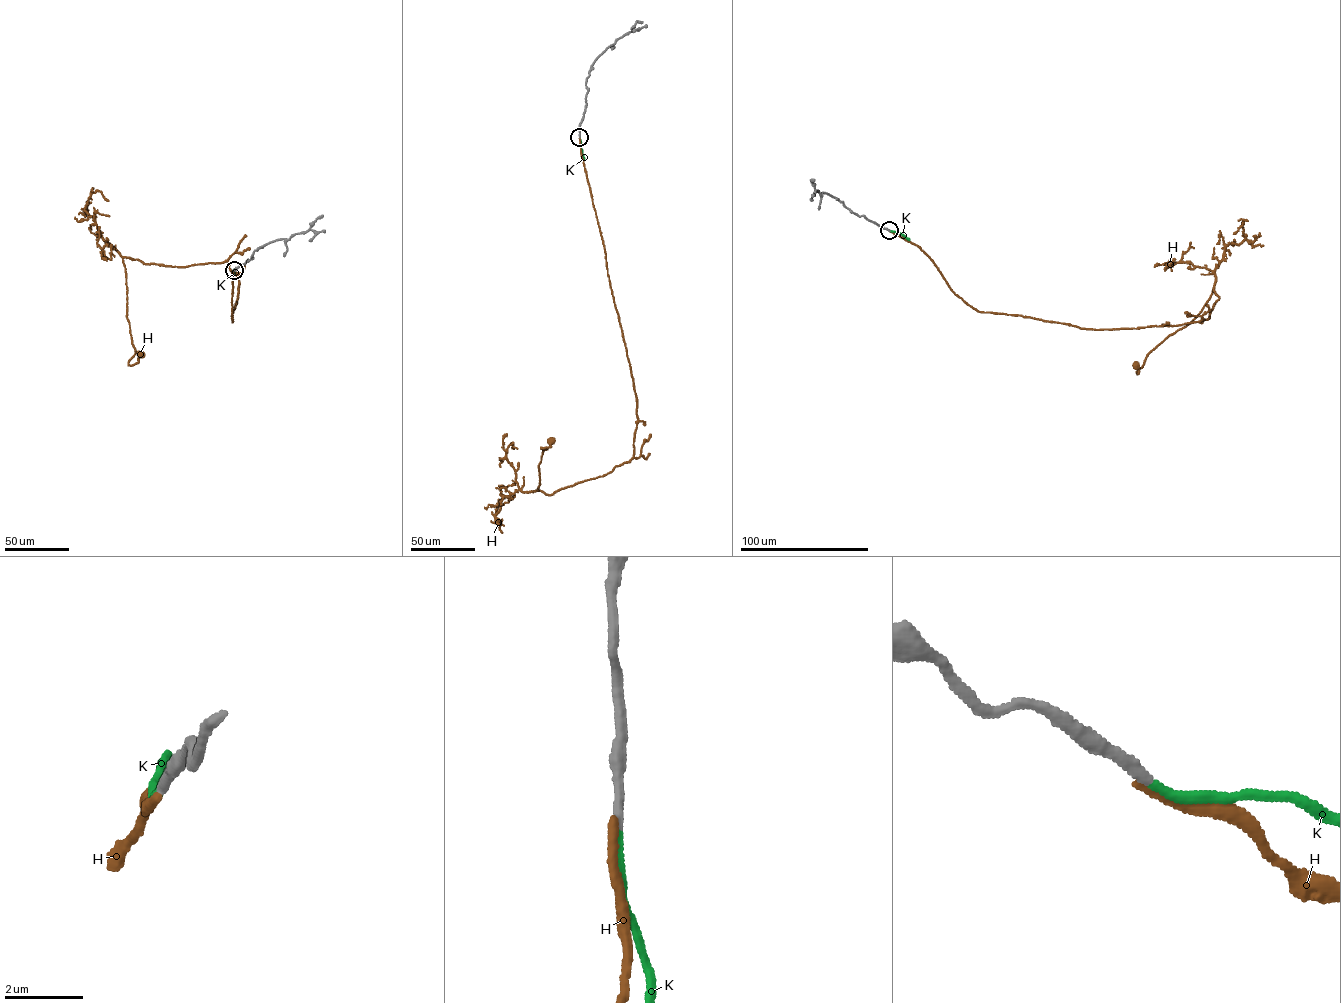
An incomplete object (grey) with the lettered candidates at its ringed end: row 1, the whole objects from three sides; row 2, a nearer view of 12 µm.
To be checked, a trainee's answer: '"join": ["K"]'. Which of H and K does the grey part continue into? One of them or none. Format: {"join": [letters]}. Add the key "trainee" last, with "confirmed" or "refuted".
{"join": ["K"], "trainee": "confirmed"}

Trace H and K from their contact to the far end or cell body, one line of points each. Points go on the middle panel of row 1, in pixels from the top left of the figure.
H: (580, 137), (638, 423), (628, 462), (546, 494), (534, 491), (547, 449), (541, 448), (551, 446), (551, 440)
K: (580, 137), (584, 159)

